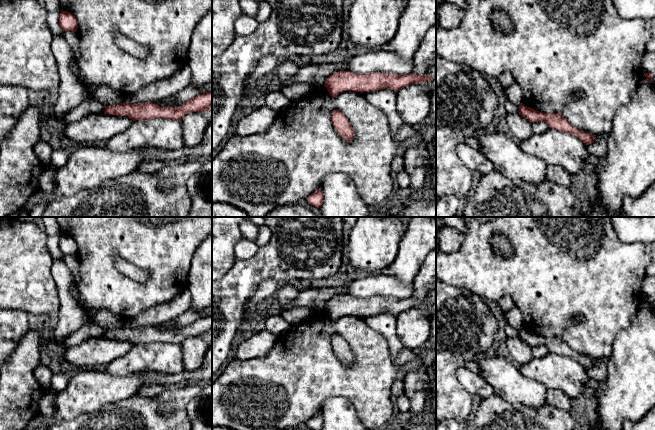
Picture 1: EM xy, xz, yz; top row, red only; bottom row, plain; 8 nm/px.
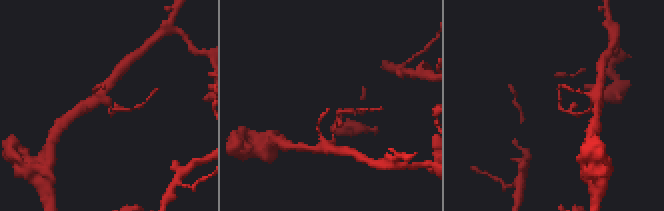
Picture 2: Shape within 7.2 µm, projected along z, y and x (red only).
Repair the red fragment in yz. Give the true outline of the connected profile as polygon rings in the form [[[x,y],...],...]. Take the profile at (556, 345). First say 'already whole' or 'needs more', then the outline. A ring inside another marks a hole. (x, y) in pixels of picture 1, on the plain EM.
already whole; [[[524,328],[520,329],[518,337],[528,343],[531,347],[542,345],[545,346],[551,353],[570,357],[578,361],[585,368],[592,368],[596,364],[596,361],[593,359],[583,356],[582,354],[579,354],[569,348],[561,337],[542,337],[527,331]]]

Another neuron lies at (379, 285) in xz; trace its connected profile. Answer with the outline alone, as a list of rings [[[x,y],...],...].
[[[379,274],[352,281],[347,292],[341,295],[349,295],[357,298],[391,297],[406,299],[411,297],[412,294],[412,284],[404,285],[396,277]]]

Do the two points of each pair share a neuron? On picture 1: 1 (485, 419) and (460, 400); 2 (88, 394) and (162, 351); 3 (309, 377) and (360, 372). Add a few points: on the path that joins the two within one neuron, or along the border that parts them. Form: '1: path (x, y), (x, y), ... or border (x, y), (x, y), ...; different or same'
1: border (470, 415), (467, 419); different
2: border (103, 367), (106, 371), (118, 375), (144, 372); different
3: path (322, 377), (347, 377); same

